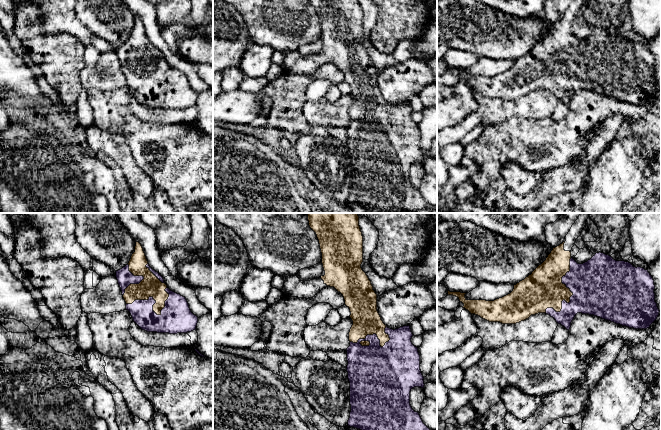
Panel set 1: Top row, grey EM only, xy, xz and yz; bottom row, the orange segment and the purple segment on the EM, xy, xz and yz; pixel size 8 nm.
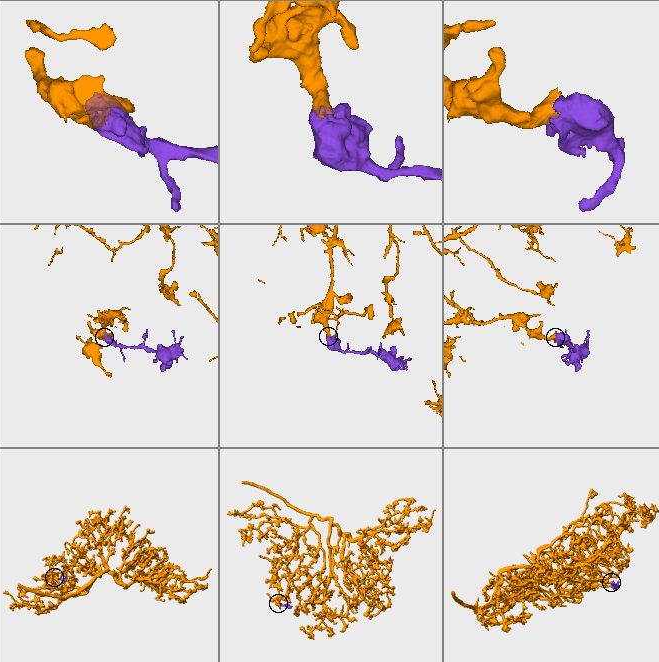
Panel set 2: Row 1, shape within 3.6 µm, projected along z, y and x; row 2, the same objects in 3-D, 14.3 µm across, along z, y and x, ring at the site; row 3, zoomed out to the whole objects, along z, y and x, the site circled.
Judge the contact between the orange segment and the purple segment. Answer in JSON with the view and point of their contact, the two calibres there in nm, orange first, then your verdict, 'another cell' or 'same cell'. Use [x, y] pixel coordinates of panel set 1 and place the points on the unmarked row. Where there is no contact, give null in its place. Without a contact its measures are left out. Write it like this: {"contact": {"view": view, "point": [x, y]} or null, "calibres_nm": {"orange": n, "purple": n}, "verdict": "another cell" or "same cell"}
{"contact": {"view": "xz", "point": [373, 109]}, "calibres_nm": {"orange": 220, "purple": 320}, "verdict": "same cell"}

